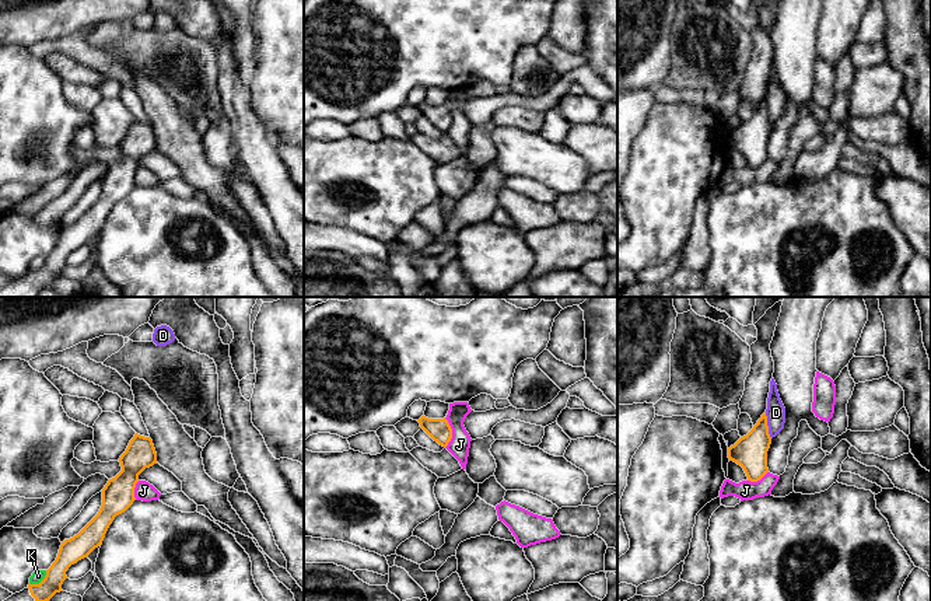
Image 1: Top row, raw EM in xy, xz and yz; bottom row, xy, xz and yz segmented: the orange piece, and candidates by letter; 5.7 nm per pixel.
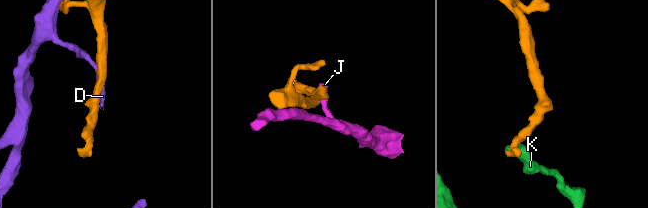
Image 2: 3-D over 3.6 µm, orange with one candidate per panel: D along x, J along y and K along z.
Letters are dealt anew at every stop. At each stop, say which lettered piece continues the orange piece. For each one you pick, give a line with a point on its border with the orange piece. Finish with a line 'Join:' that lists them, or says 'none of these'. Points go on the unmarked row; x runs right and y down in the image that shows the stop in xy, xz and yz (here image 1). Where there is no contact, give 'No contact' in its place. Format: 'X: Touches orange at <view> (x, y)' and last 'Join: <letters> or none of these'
Join: none of these

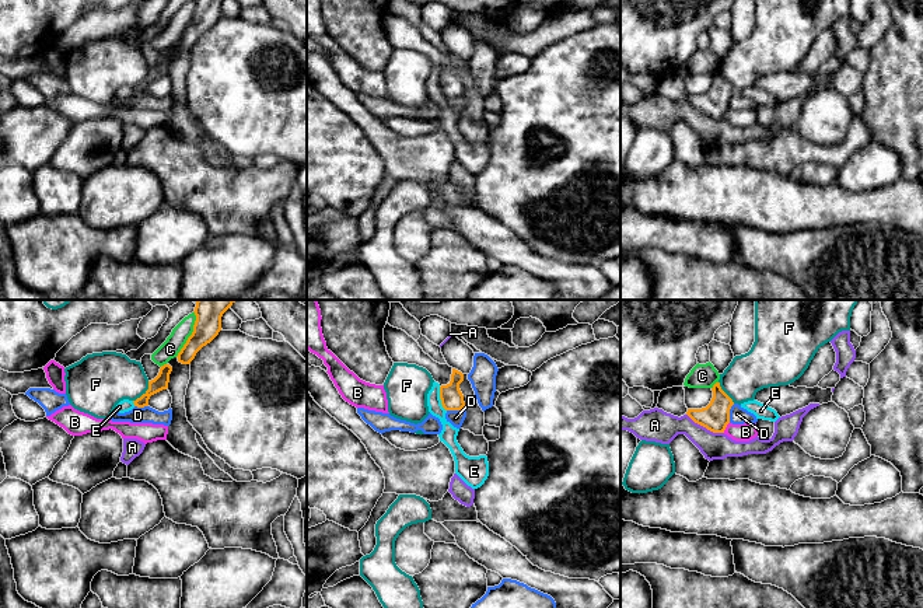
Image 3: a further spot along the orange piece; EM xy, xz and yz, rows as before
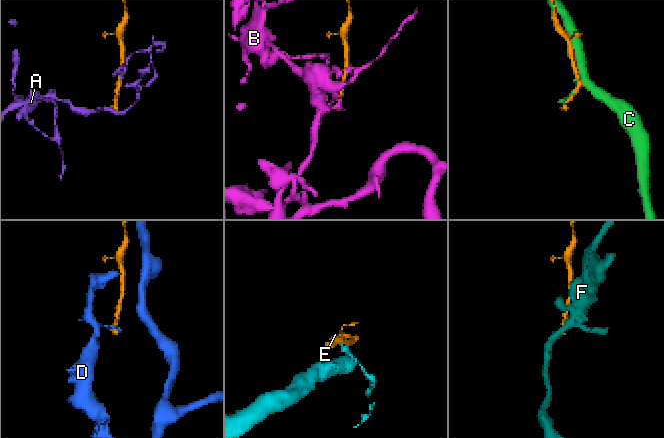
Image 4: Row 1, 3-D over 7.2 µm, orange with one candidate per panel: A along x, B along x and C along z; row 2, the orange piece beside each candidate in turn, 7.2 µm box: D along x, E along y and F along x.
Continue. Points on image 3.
Join: none of these

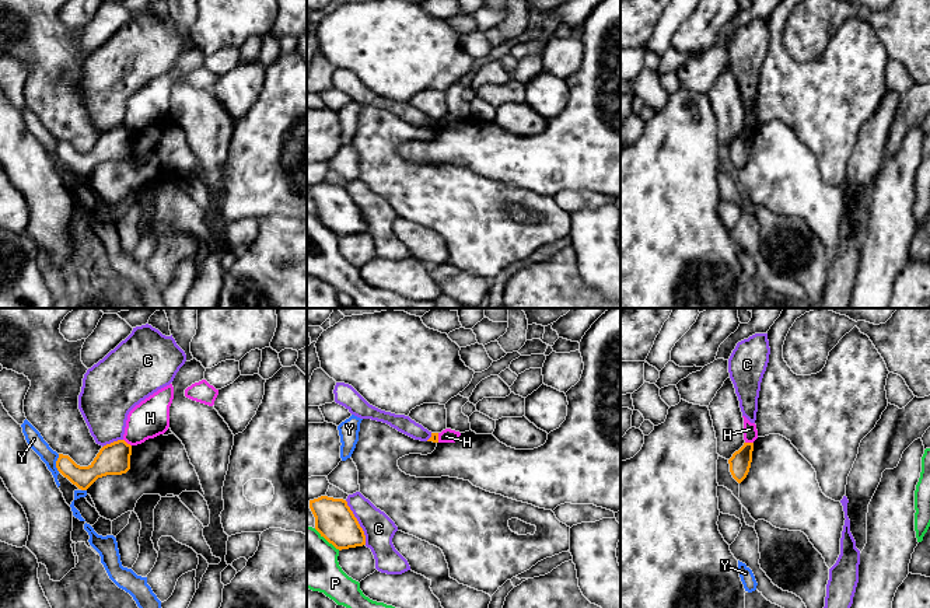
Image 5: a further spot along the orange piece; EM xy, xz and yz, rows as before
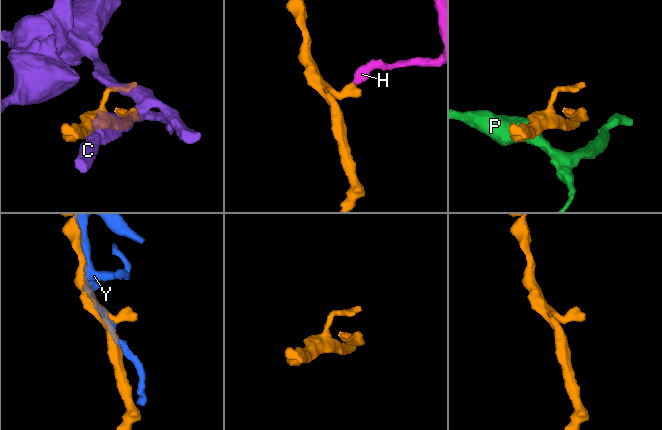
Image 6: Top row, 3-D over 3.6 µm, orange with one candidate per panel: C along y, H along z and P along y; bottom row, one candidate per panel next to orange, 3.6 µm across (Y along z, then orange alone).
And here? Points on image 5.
Join: none of these

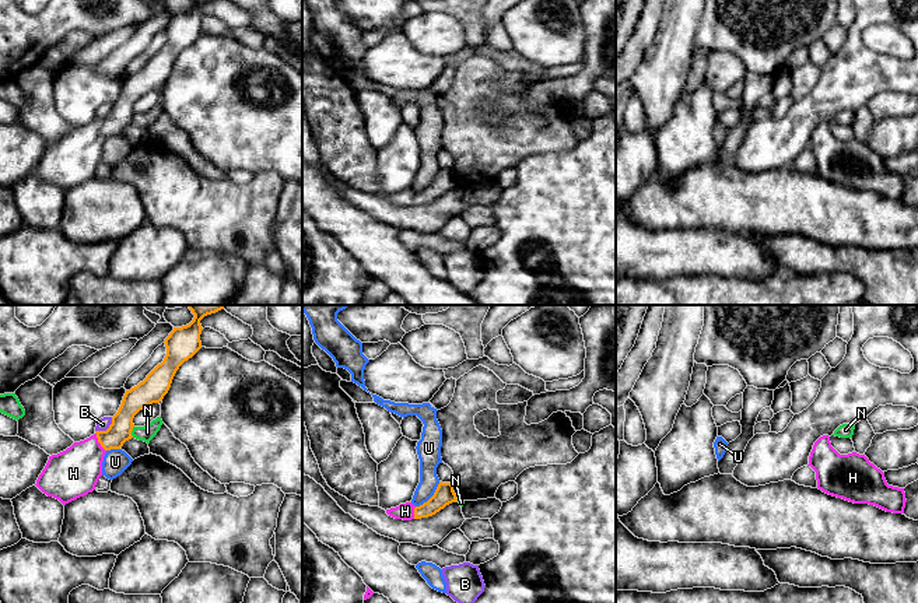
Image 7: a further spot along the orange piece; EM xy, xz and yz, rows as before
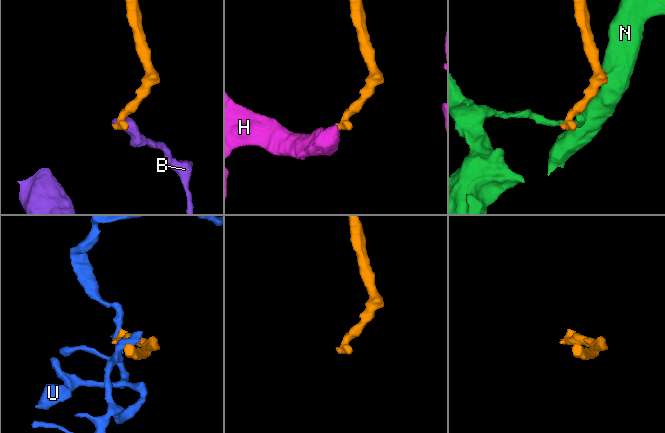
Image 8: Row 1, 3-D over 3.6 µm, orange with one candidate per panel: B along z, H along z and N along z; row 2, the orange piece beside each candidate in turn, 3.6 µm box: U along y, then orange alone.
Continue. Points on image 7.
H: Touches orange at xy (98, 128)
Join: H

